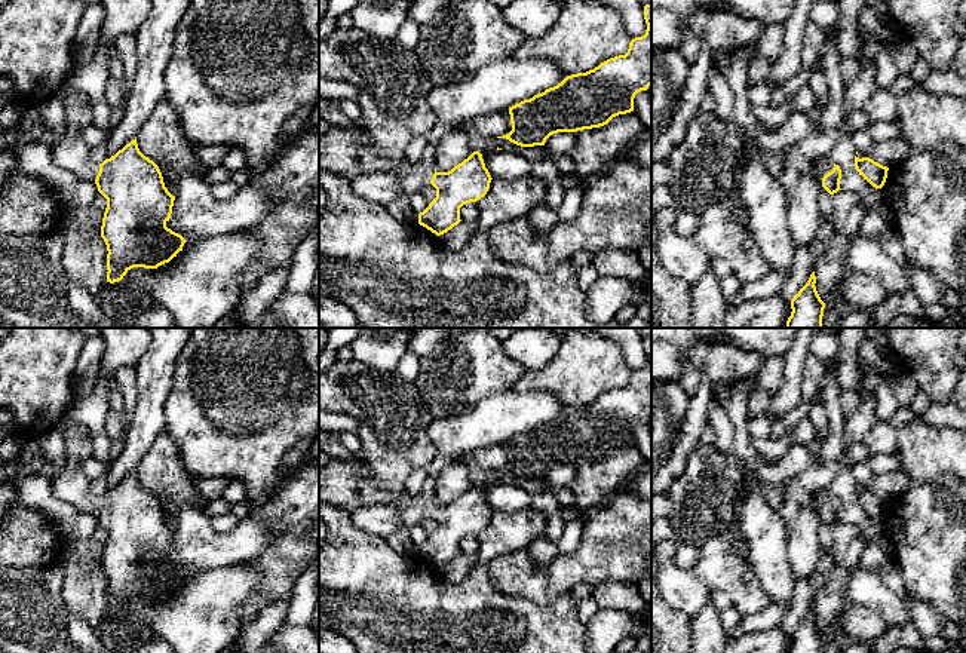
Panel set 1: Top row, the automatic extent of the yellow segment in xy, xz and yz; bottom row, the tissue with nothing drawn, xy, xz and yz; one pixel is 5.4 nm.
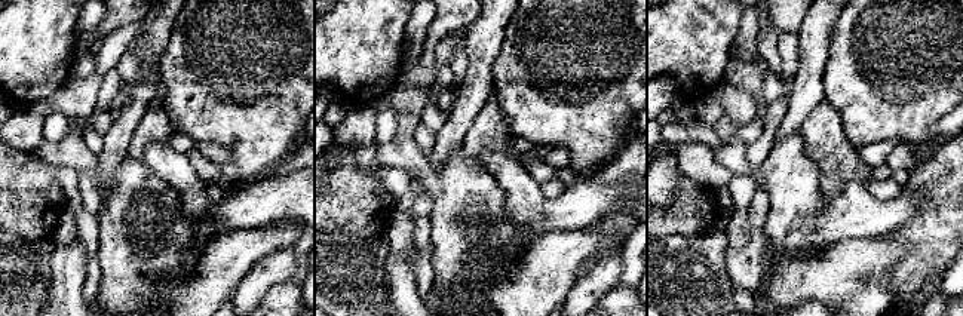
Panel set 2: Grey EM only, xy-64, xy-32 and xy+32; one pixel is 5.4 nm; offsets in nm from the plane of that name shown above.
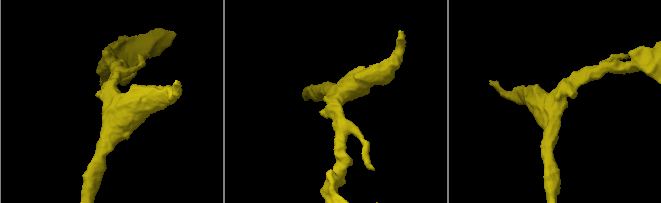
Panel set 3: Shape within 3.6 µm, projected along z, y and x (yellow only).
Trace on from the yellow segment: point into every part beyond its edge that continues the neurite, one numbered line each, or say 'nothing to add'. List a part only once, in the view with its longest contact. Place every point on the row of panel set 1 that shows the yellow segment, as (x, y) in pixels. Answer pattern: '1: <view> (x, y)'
1: xy (71, 153)

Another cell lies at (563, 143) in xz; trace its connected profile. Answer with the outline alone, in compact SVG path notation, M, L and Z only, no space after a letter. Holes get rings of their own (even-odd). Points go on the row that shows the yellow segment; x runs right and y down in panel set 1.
M576 132L553 134L546 140L545 147L552 154L568 154L576 147Z

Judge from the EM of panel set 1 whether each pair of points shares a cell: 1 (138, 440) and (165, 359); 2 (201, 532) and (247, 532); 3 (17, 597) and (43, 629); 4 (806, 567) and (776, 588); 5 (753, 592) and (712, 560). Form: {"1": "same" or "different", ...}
{"1": "same", "2": "same", "3": "same", "4": "different", "5": "same"}

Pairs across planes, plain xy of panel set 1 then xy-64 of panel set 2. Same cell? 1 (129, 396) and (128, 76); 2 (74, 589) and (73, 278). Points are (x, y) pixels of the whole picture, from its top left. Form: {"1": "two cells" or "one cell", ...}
{"1": "one cell", "2": "two cells"}

